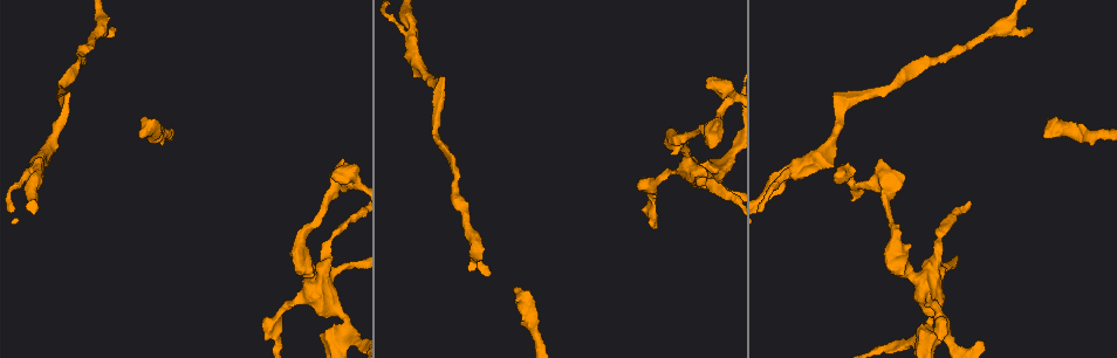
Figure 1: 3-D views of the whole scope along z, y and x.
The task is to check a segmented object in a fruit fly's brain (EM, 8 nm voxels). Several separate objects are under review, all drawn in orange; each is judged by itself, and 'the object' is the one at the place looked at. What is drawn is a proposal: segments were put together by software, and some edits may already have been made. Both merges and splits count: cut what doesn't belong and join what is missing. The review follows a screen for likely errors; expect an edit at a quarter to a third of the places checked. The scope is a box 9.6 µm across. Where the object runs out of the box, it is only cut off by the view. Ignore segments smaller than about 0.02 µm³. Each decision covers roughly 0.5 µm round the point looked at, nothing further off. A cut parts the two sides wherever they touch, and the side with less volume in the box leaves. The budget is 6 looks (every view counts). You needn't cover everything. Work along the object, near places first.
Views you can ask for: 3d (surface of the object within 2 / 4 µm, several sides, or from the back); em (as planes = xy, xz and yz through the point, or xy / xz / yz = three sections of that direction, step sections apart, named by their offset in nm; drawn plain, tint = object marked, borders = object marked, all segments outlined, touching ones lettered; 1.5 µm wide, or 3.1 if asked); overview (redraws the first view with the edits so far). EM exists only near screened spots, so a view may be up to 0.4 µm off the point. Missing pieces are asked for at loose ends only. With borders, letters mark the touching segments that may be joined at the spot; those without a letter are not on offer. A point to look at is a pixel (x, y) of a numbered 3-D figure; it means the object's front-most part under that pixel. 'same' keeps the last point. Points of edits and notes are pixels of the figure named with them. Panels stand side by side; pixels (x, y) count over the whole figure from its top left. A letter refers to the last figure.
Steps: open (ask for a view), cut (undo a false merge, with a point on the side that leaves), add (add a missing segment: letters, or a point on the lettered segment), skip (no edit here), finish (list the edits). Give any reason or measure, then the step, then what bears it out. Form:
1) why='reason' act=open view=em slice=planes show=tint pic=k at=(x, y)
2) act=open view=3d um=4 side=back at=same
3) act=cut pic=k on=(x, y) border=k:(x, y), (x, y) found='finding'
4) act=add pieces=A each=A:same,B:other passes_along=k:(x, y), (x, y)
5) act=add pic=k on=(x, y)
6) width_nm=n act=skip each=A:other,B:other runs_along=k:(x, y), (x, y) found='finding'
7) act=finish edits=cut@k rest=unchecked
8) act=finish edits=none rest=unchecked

why='branch point' act=open view=em slice=planes show=borders pic=1 at=(653, 186)

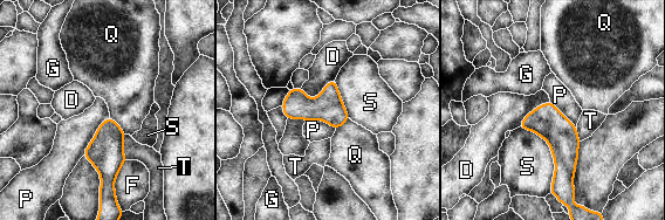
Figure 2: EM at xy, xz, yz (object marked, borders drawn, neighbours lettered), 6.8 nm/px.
act=skip each=D:other,F:other,G:other,P:other,Q:other,S:other,T:other border=2:(519, 126), (549, 148), (550, 191) found='one neuron here'

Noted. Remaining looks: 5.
why='branch stops here' act=open view=em slice=planes show=borders pic=1 at=(707, 81)

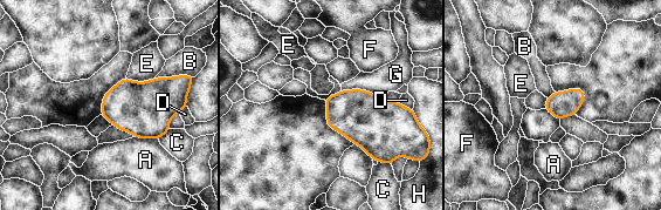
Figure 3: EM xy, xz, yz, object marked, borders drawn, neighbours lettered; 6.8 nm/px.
width_nm=180 act=skip each=A:other,B:other,C:other,D:other,E:other,F:other,G:other,H:other border=3:(181, 74), (156, 78) found='none of them fits'

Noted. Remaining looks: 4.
why='three-way junction' act=open view=em slice=planes show=borders pic=1 at=(713, 146)

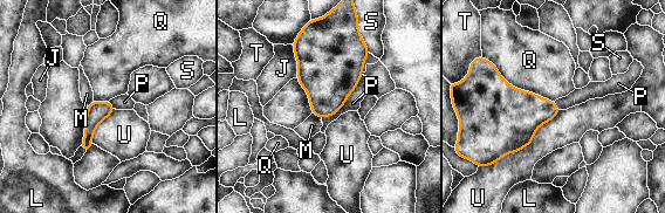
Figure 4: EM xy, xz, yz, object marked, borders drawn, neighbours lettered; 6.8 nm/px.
width_nm=150 act=skip each=J:other,L:other,M:other,P:other,Q:other,S:other,T:other,U:other border=4:(561, 110), (528, 145), (493, 164) found='none of them fits'

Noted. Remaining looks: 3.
act=finish edits=none rest=unchecked

